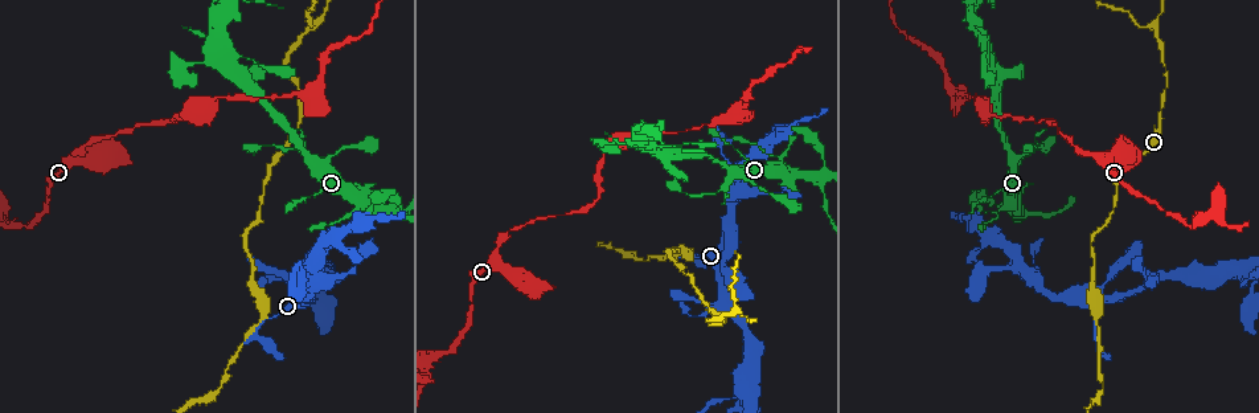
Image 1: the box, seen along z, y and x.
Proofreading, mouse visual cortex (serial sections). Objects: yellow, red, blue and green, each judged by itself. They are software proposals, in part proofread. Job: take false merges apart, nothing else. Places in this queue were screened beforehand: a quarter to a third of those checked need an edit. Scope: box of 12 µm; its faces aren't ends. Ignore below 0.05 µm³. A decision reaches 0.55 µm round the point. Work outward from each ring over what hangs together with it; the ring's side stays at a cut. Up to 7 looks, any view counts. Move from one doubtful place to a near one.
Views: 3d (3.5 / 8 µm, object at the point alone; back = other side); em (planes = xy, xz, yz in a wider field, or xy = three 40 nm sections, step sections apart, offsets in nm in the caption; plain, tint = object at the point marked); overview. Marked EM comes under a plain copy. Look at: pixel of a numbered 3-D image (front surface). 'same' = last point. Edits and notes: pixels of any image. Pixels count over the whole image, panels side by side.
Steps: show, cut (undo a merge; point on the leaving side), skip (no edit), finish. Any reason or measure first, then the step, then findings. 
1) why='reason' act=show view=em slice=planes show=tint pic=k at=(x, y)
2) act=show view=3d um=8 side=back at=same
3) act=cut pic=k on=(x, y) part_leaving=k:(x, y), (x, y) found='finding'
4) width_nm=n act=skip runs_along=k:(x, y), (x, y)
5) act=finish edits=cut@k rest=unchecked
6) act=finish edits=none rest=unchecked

why='a fork' act=show view=3d um=3.5 pic=1 at=(959, 96)

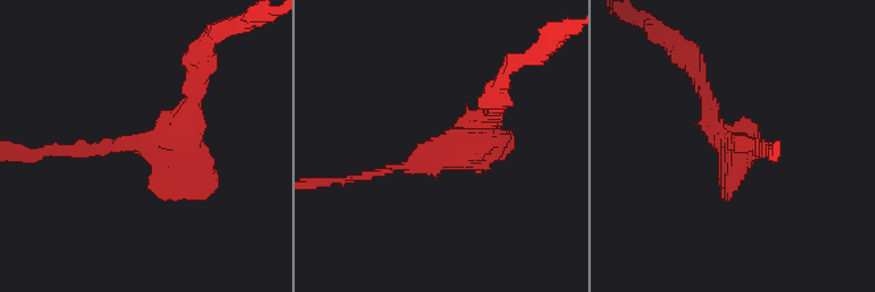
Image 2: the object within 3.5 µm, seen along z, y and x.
why='need the tissue' act=show view=em slice=xy step=2 show=tint pic=2 at=(167, 143)

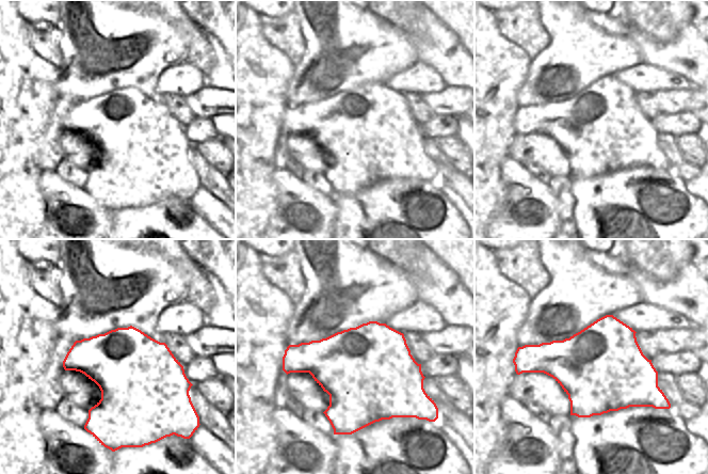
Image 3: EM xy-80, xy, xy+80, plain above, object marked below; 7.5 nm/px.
act=skip runs_along=2:(87, 148), (168, 144), (197, 79) found='continuous, no second cell'

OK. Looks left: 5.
why='three-way junction' act=show view=em slice=planes show=tint pic=1 at=(313, 25)

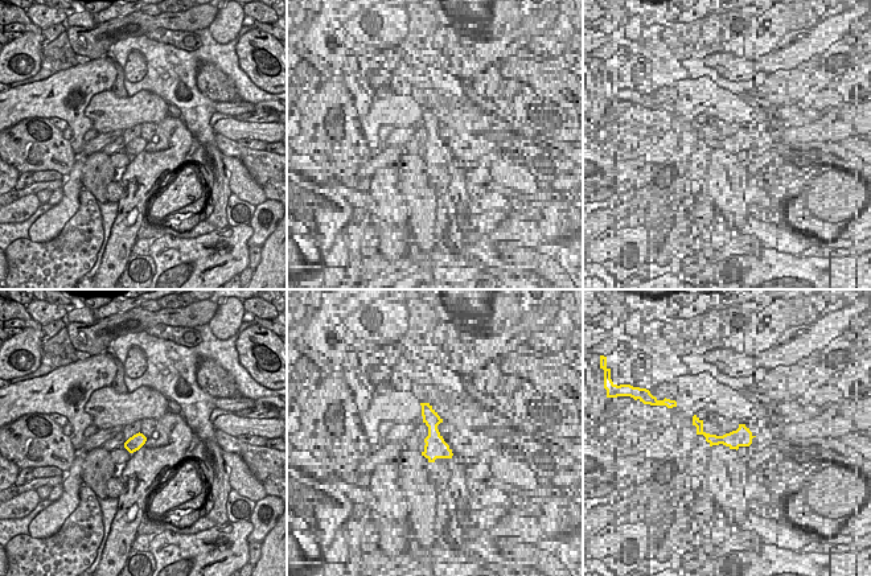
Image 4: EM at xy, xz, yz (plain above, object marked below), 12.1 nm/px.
act=show view=3d um=3.5 at=same

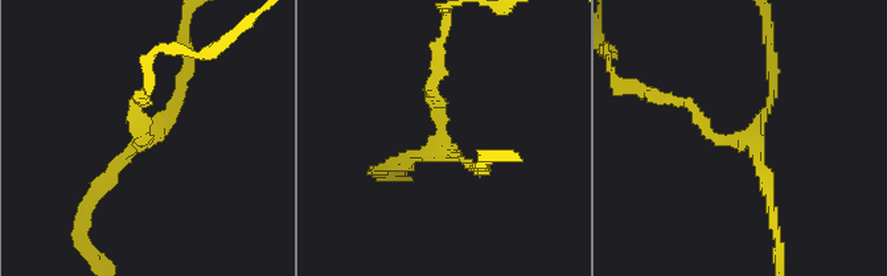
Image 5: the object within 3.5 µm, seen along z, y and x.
arms=3 arm_widths_nm=100,150,200 act=skip runs_along=5:(770, 205), (756, 144), (713, 136), (685, 101) found='one cell here'

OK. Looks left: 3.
why='thick turns thin' act=show view=3d um=3.5 pic=1 at=(1095, 335)

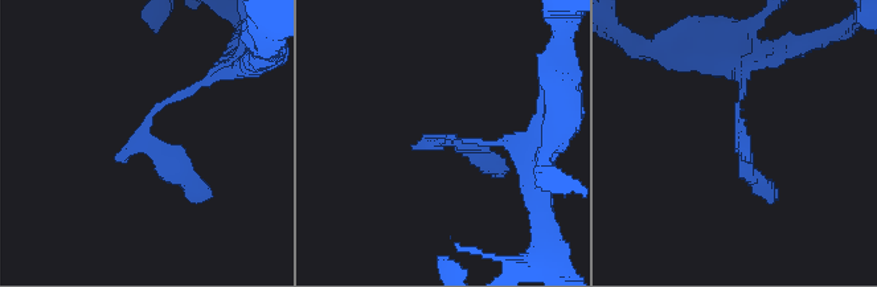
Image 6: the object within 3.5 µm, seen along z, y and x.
act=show view=em slice=xy step=1 show=tint pic=6 at=(739, 131)

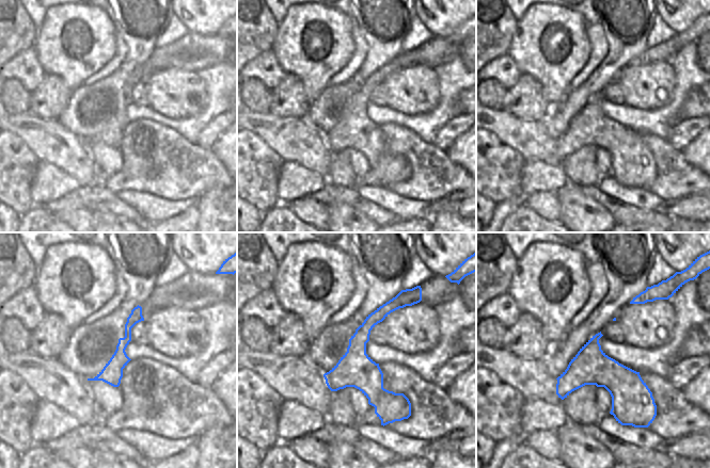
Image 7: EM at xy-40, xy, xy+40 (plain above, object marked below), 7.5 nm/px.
width_nm=280 act=skip runs_along=7:(399, 296), (360, 338), (383, 417) found='continuous, no second cell'

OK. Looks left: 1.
act=finish edits=none rest=unchecked

